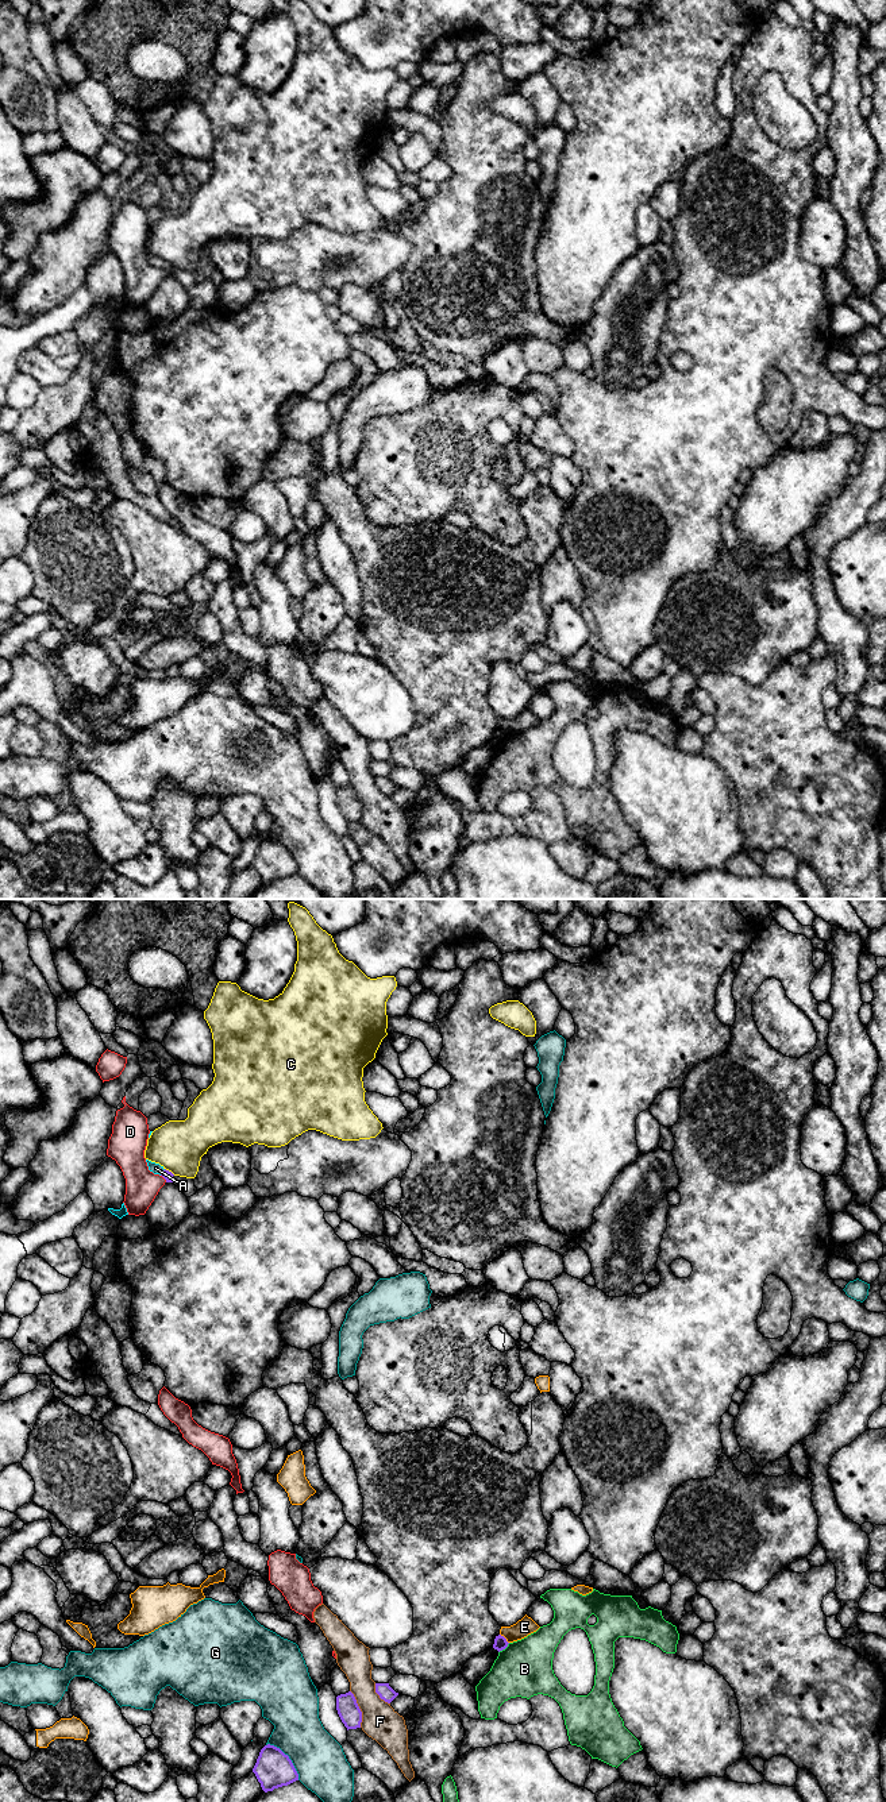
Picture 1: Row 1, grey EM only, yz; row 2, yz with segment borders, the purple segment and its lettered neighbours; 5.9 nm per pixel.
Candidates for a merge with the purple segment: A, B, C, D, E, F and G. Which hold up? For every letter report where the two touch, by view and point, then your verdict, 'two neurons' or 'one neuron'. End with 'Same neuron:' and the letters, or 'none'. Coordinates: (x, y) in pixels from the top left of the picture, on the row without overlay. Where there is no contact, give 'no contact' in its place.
A: yz (162, 265) | one neuron
B: yz (504, 741) | two neurons
C: yz (170, 265) | two neurons
D: yz (164, 270) | two neurons
E: yz (505, 732) | two neurons
F: yz (359, 802) | two neurons
G: yz (288, 851) | two neurons
Same neuron: A

